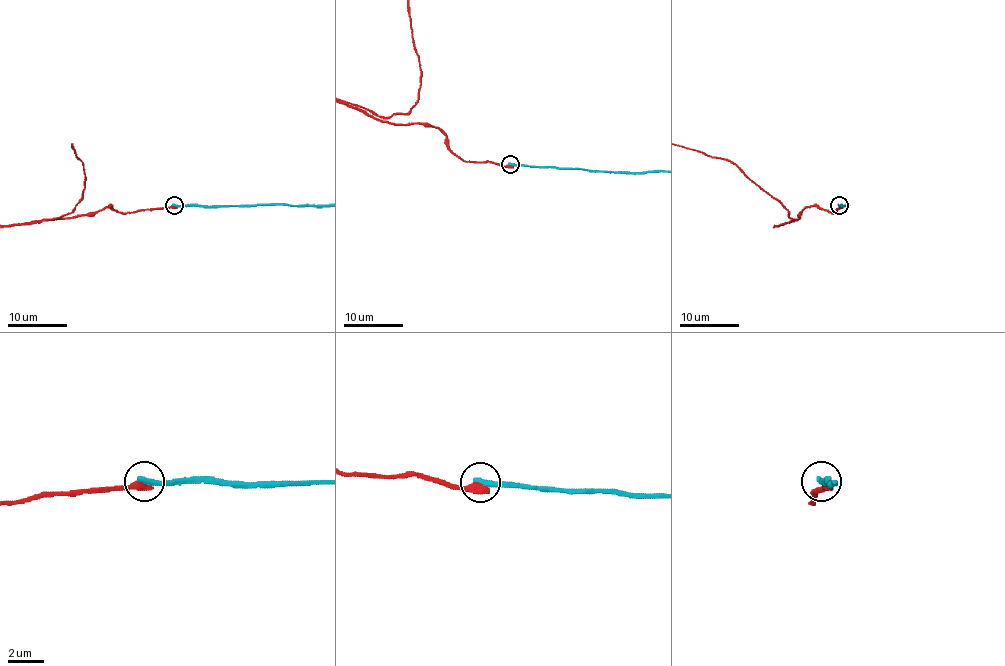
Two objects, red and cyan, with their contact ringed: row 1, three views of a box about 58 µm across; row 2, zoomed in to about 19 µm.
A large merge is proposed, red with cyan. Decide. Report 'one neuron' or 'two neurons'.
two neurons

